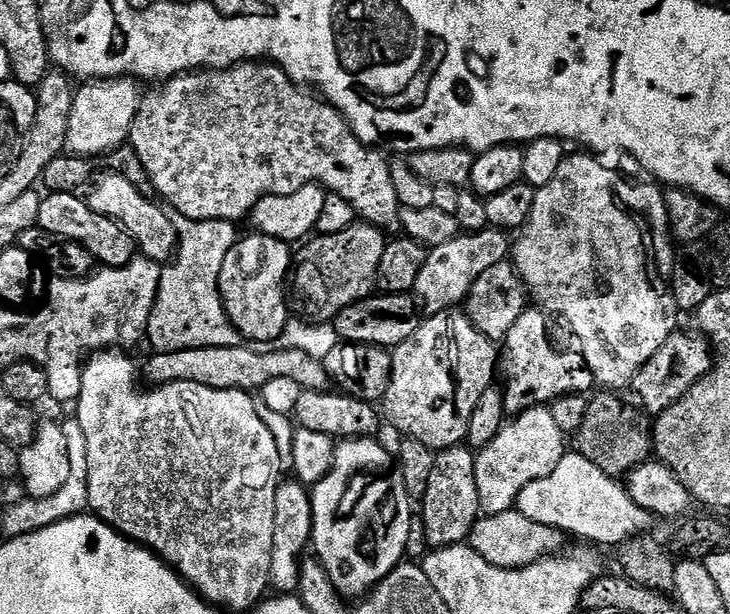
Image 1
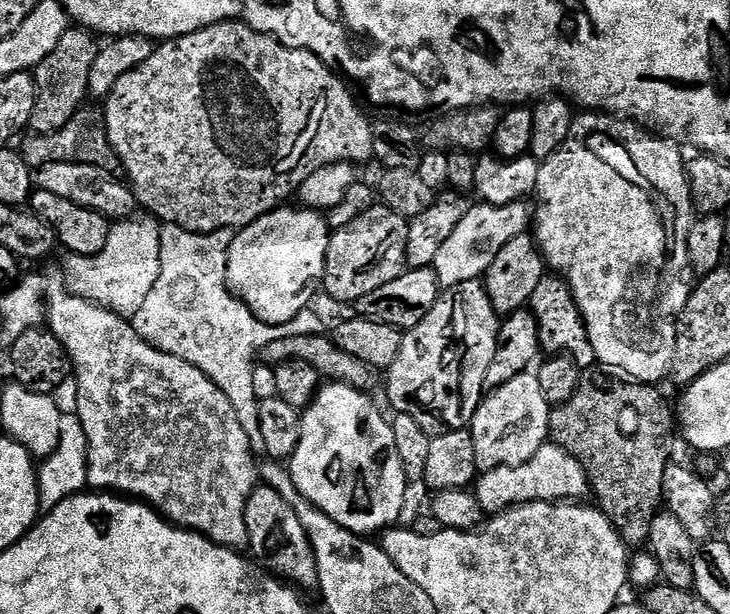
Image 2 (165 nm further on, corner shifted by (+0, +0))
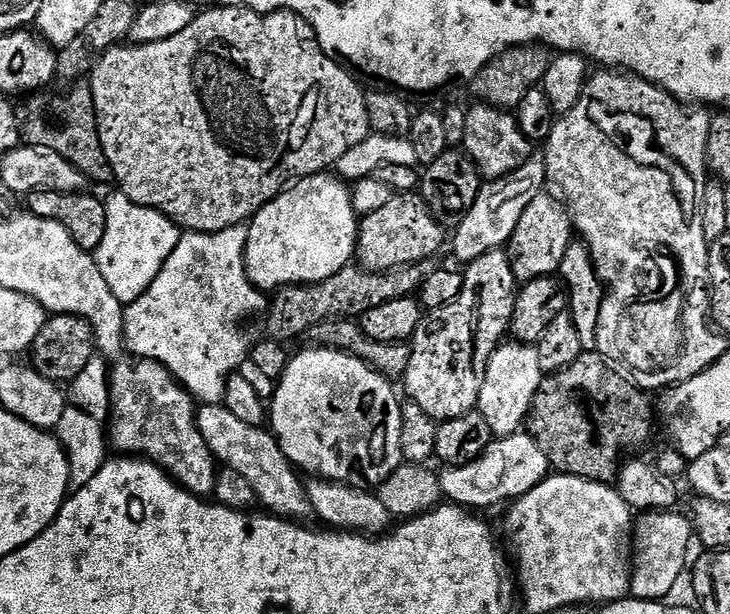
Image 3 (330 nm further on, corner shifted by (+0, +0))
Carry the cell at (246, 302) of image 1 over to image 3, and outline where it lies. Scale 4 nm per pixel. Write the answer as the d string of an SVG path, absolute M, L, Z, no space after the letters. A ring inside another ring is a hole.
M331 171L305 176L279 192L266 206L257 210L248 224L248 241L244 255L244 268L253 284L265 294L291 284L314 284L338 274L353 263L357 255L358 217L352 209L352 193L349 185Z

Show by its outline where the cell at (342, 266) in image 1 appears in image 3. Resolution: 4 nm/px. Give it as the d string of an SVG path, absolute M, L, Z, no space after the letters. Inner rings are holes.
M419 194L393 195L382 210L363 217L358 224L356 251L358 260L365 269L371 272L388 272L393 268L406 267L435 257L440 247L445 247L445 225L437 220L436 215L428 208L423 196Z

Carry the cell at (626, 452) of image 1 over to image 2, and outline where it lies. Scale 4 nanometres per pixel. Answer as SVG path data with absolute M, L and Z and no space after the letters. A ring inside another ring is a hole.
M596 380L593 384L581 383L580 390L566 403L552 408L548 423L550 436L555 443L565 448L582 465L591 491L600 501L599 507L608 515L620 531L624 543L629 546L644 546L651 541L654 518L662 511L664 479L672 456L672 439L678 436L678 420L674 408L664 401L659 387L637 382Z

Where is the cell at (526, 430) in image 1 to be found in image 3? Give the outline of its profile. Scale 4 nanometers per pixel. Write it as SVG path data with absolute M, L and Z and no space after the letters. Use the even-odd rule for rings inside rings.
M519 342L501 343L488 360L480 391L478 411L489 423L493 437L501 438L519 433L529 419L529 412L539 386L546 374L540 368L540 354L535 347Z

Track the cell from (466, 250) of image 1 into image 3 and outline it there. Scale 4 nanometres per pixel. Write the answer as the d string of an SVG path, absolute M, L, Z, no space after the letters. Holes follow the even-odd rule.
M531 158L520 169L508 175L507 179L481 183L474 206L470 206L470 210L455 225L456 237L450 240L453 254L463 262L471 262L482 258L482 254L503 249L511 241L522 214L526 214L526 206L530 206L530 202L534 202L534 198L545 191L547 180L548 171L543 159Z

